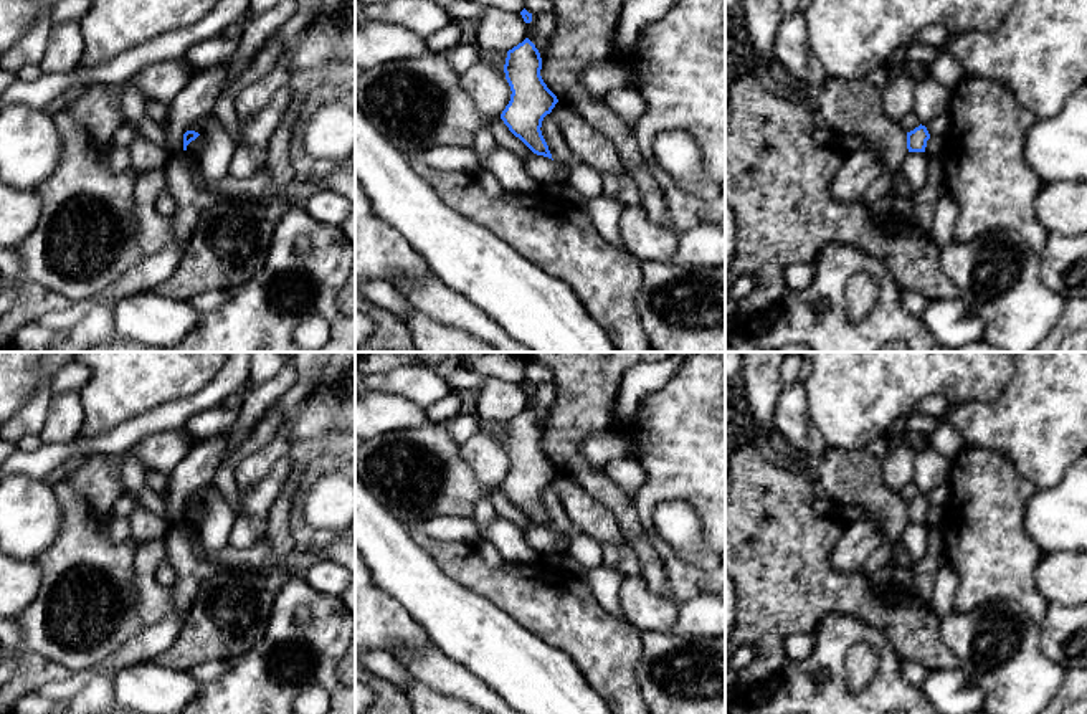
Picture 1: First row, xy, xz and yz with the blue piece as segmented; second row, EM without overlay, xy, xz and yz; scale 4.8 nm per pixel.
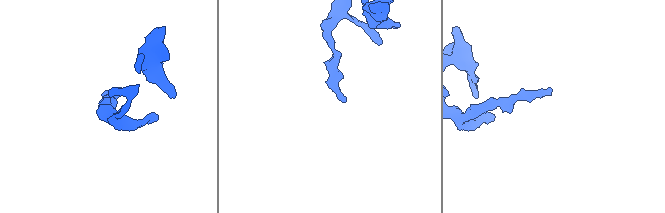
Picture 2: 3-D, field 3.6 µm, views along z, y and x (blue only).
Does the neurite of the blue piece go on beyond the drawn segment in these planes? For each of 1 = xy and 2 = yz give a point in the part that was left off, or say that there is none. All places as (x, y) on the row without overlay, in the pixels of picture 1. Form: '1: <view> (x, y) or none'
1: none
2: none

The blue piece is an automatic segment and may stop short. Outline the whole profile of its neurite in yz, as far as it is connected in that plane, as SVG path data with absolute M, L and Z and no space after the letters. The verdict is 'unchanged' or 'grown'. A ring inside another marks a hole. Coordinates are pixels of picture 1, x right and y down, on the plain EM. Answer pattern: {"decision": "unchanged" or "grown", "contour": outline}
{"decision": "unchanged", "contour": "M918 496L914 501L907 502L907 519L909 522L925 522L927 511L930 504L925 496Z"}

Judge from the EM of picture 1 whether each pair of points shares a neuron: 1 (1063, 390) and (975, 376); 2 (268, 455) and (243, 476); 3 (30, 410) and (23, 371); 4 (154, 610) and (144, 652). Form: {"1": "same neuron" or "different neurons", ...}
{"1": "different neurons", "2": "same neuron", "3": "different neurons", "4": "different neurons"}

